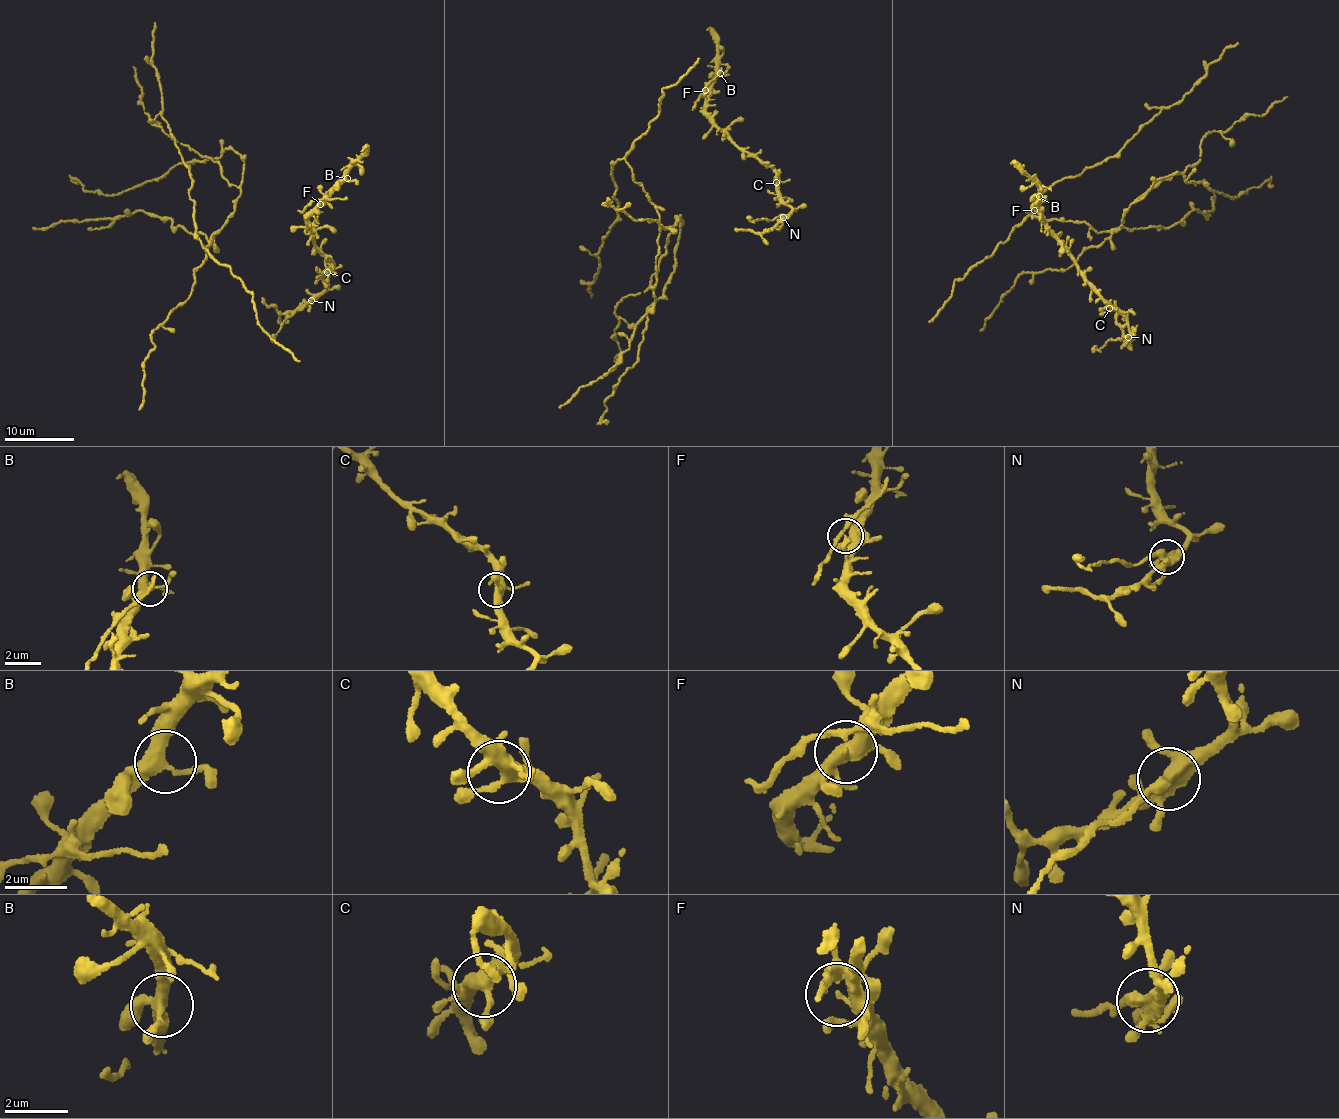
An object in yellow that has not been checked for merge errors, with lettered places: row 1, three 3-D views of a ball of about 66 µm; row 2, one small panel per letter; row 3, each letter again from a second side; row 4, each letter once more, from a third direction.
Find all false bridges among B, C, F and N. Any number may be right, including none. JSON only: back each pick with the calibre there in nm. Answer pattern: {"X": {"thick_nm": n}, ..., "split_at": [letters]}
{"F": {"thick_nm": 240}, "N": {"thick_nm": 440}, "split_at": ["F", "N"]}

